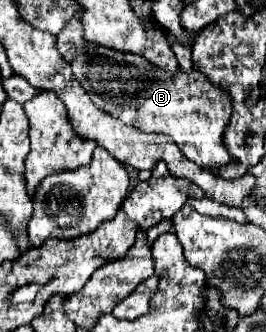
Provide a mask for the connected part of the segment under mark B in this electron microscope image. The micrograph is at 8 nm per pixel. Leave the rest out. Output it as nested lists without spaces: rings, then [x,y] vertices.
[[[77,17],[59,31],[57,49],[71,65],[73,75],[89,93],[91,101],[111,117],[117,117],[131,127],[135,125],[145,133],[163,133],[171,137],[181,153],[203,169],[213,171],[233,163],[233,157],[223,143],[223,131],[231,117],[231,99],[227,93],[219,93],[203,73],[197,73],[195,69],[189,73],[177,69],[175,75],[169,75],[145,59],[139,59],[141,63],[137,65],[133,53],[91,45],[83,41]]]

